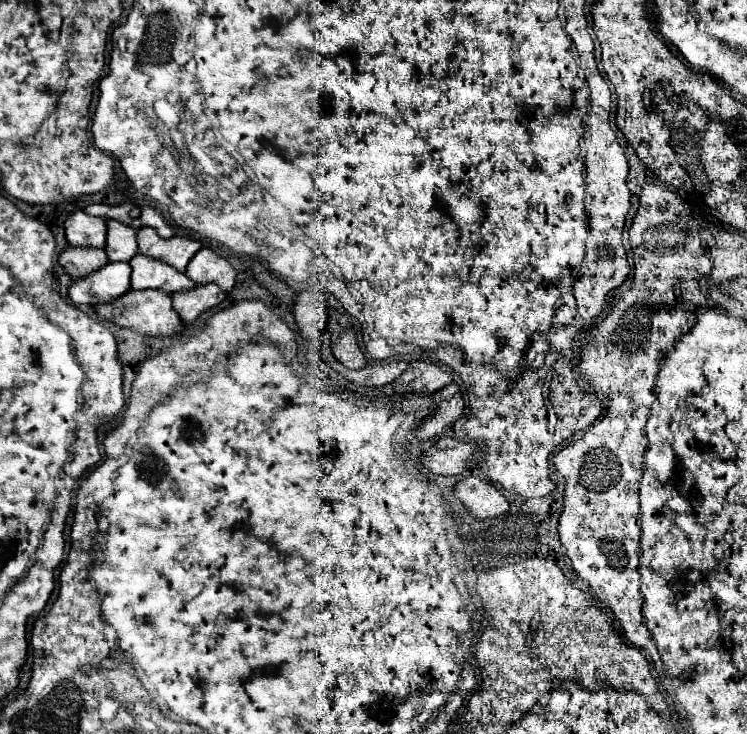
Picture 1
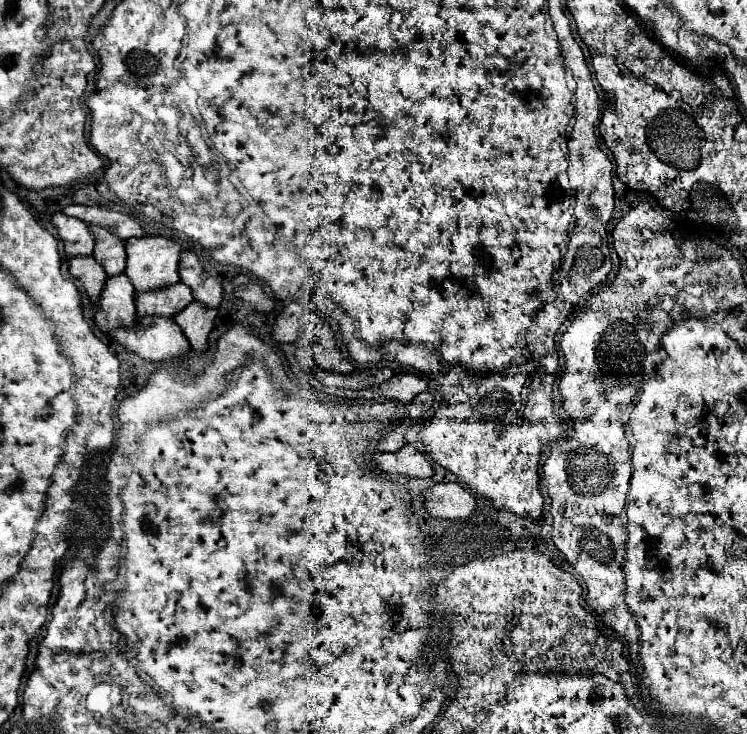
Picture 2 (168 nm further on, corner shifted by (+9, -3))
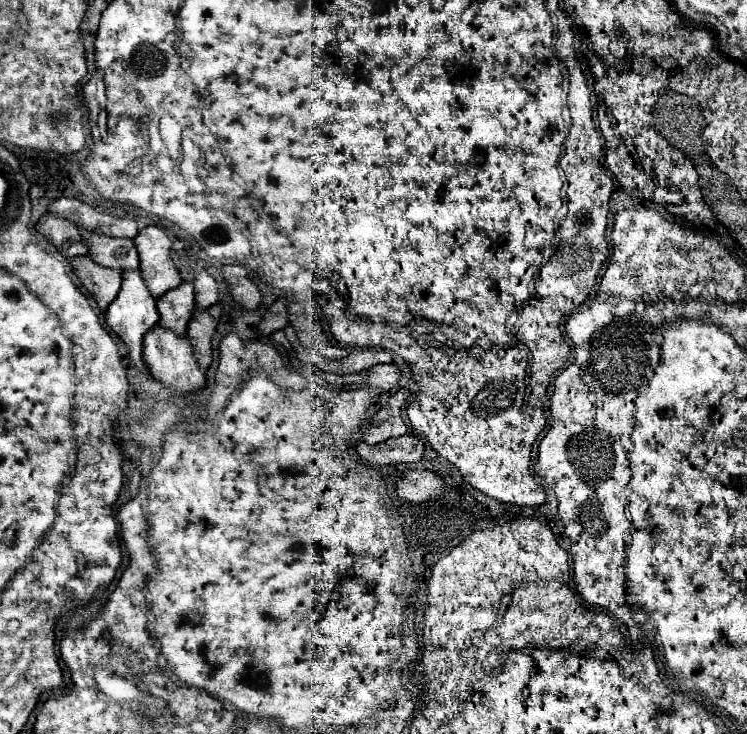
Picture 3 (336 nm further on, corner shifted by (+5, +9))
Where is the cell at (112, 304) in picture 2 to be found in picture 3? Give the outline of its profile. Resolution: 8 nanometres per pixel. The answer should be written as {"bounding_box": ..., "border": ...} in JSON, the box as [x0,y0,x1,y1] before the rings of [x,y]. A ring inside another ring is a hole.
{"bounding_box":[107,272,159,376],"border":[[[123,272],[123,284],[121,284],[121,290],[117,294],[117,298],[111,302],[107,314],[107,324],[111,326],[111,330],[123,340],[123,344],[127,346],[129,350],[129,358],[131,358],[131,364],[135,368],[139,368],[145,376],[149,376],[149,368],[145,366],[143,362],[143,336],[153,328],[157,326],[159,322],[159,312],[157,312],[157,306],[155,306],[155,298],[149,294],[145,282],[141,280],[139,272]]]}

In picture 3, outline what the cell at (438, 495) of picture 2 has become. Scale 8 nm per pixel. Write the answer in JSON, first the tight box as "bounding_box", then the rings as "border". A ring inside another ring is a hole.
{"bounding_box":[397,470,443,502],"border":[[[405,470],[397,480],[397,496],[407,502],[425,502],[443,490],[443,480],[429,470]]]}

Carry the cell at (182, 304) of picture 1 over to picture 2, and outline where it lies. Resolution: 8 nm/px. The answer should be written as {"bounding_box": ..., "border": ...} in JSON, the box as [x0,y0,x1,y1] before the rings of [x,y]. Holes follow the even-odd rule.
{"bounding_box":[173,302,217,352],"border":[[[191,302],[189,306],[185,306],[181,312],[177,312],[173,316],[173,322],[179,324],[179,328],[183,330],[191,348],[195,352],[201,352],[207,348],[207,334],[213,328],[215,316],[217,316],[217,310],[207,308],[199,302]]]}

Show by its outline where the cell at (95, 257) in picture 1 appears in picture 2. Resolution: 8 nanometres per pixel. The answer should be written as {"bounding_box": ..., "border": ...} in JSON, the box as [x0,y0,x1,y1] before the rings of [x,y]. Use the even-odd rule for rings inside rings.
{"bounding_box":[69,256,107,302],"border":[[[73,256],[73,258],[69,258],[69,274],[85,286],[85,290],[87,290],[87,294],[93,302],[99,298],[99,292],[103,288],[103,282],[105,282],[107,274],[105,274],[103,266],[93,256]]]}

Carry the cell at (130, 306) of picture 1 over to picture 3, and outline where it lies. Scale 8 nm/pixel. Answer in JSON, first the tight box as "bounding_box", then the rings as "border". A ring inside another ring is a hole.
{"bounding_box":[143,326,205,396],"border":[[[155,326],[153,330],[149,330],[149,334],[145,334],[145,340],[143,340],[143,358],[153,378],[159,380],[163,386],[169,386],[179,396],[187,396],[205,388],[205,376],[195,362],[193,346],[189,344],[187,338],[181,338],[171,330],[165,330],[161,326]]]}

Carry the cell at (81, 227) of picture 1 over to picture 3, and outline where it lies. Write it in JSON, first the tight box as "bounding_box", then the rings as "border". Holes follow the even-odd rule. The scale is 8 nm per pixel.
{"bounding_box":[37,214,87,258],"border":[[[43,214],[41,220],[37,222],[37,232],[43,234],[49,242],[53,242],[55,248],[65,258],[75,258],[75,256],[87,254],[87,248],[79,236],[79,228],[75,224],[69,224],[67,220]]]}

